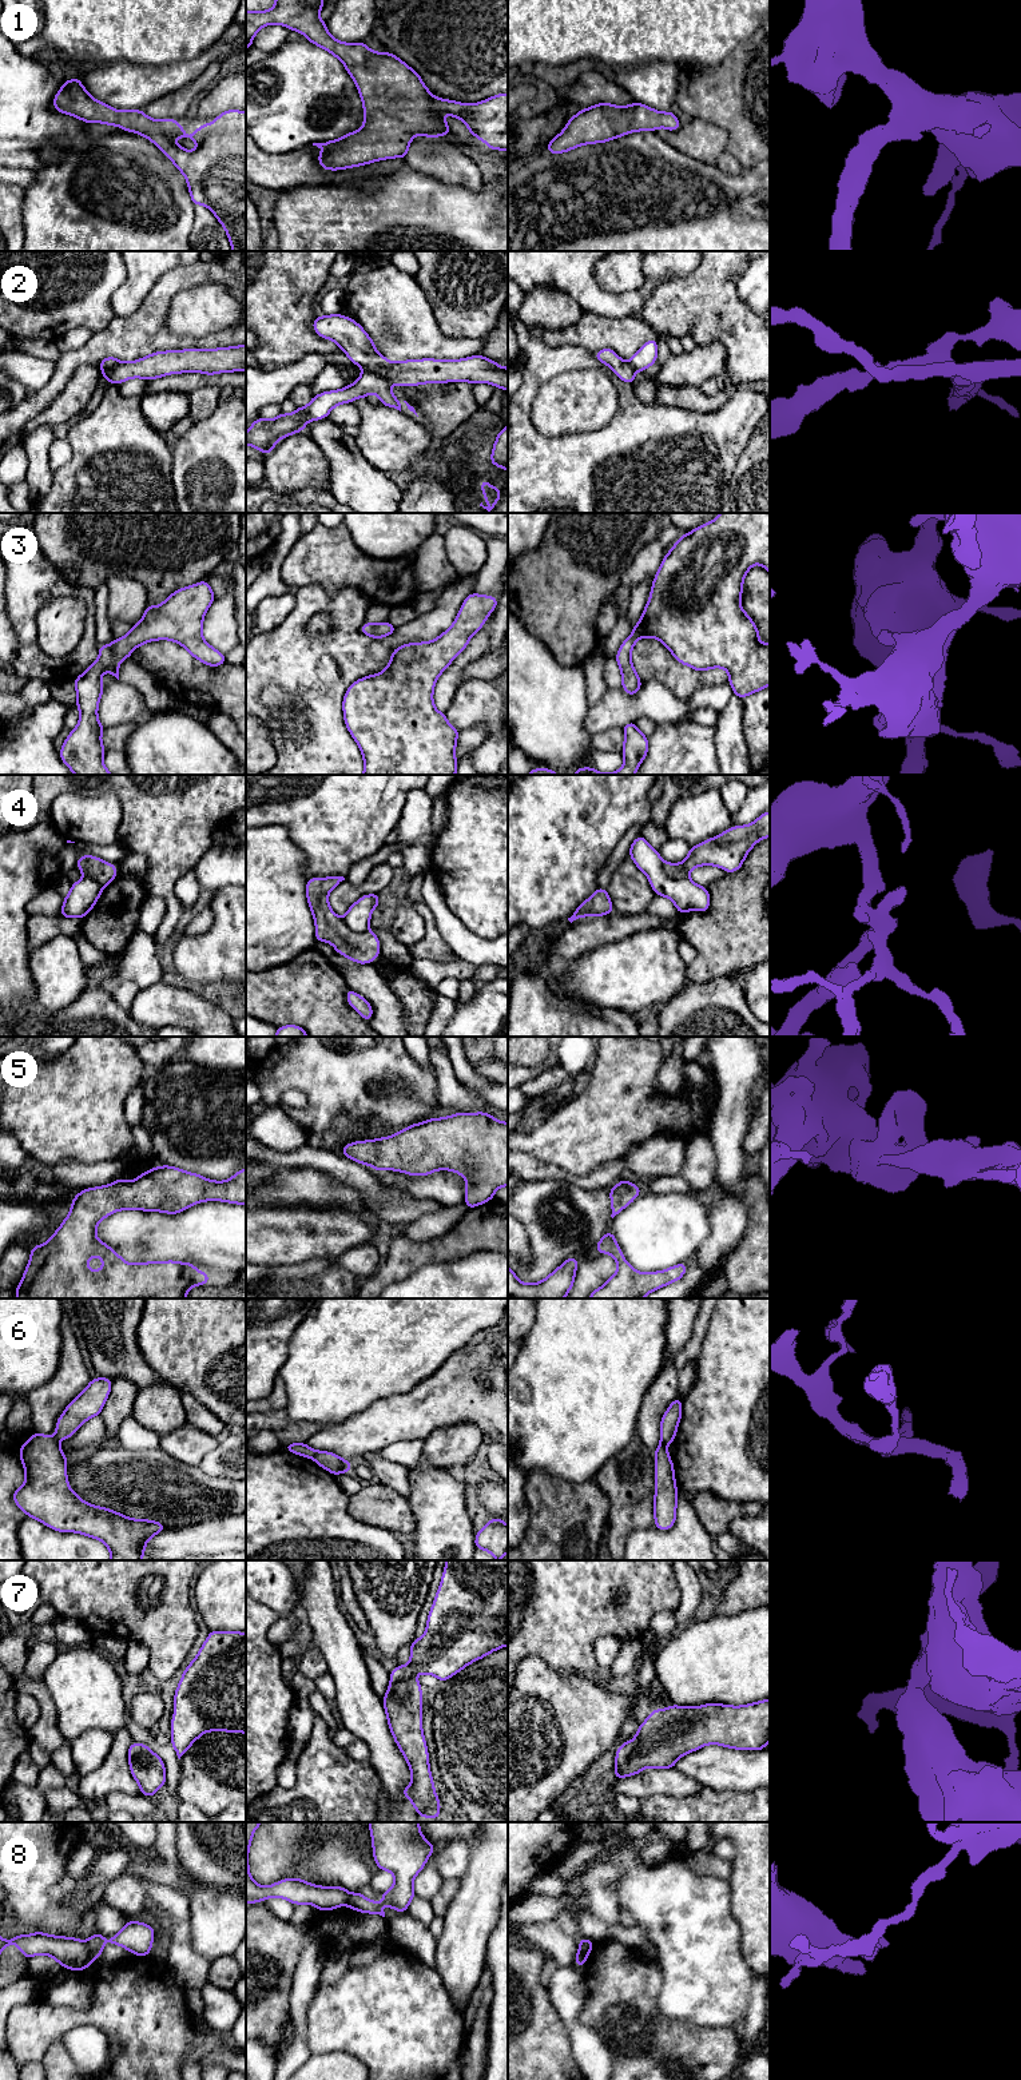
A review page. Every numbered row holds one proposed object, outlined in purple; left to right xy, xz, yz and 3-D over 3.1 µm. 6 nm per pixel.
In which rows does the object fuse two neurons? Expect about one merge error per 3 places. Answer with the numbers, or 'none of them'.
2, 6, 8

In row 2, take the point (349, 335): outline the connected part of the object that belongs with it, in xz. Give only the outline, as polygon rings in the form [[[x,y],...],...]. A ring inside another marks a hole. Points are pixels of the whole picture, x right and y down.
[[[331,314],[317,317],[313,322],[313,330],[322,338],[334,341],[338,347],[350,358],[350,361],[359,366],[365,373],[376,373],[393,385],[400,386],[418,386],[422,383],[445,383],[445,382],[470,382],[472,385],[484,382],[494,387],[501,387],[508,391],[508,367],[497,365],[494,361],[473,355],[464,359],[406,359],[402,362],[390,362],[381,353],[376,350],[373,339],[368,333],[351,318],[342,314]]]

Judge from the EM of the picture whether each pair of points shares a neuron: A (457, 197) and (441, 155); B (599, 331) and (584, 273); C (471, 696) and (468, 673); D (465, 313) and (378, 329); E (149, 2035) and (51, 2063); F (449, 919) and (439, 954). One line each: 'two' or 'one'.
A: two
B: two
C: two
D: two
E: two
F: two

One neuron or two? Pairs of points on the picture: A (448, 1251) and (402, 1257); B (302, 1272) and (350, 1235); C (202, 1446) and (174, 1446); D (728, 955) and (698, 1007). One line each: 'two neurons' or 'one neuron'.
A: one neuron
B: two neurons
C: one neuron
D: two neurons

